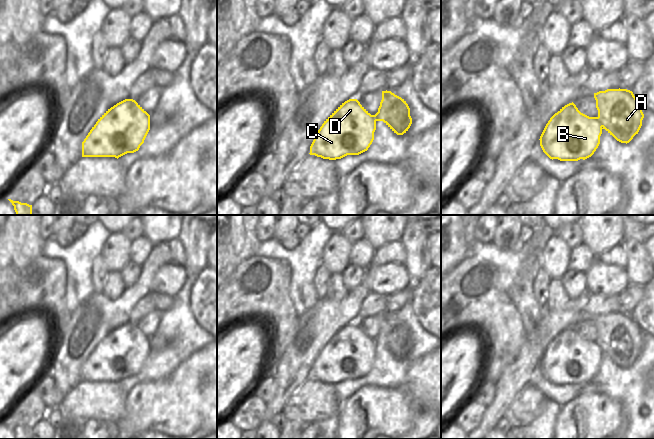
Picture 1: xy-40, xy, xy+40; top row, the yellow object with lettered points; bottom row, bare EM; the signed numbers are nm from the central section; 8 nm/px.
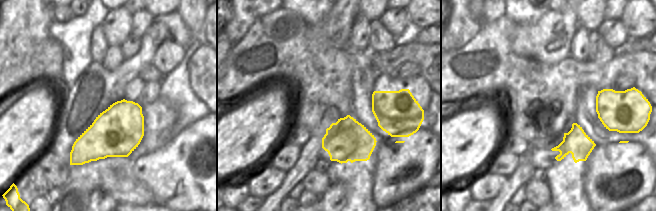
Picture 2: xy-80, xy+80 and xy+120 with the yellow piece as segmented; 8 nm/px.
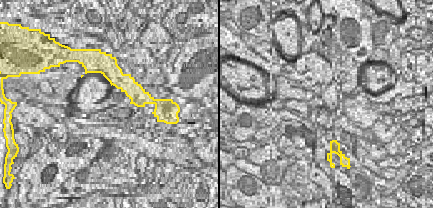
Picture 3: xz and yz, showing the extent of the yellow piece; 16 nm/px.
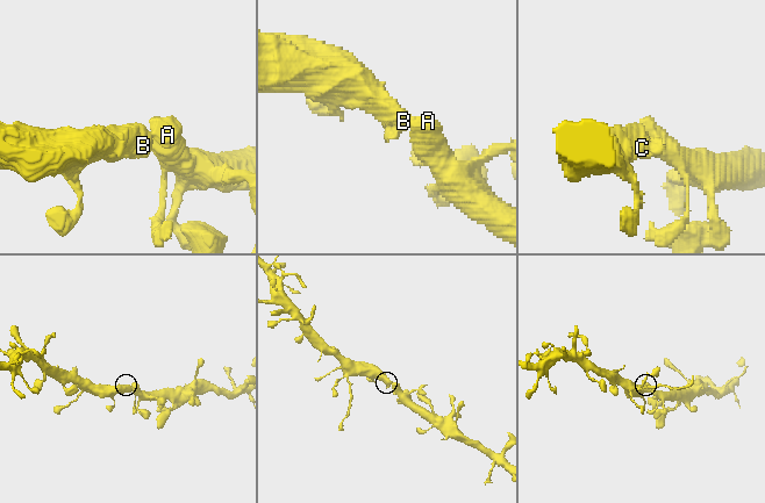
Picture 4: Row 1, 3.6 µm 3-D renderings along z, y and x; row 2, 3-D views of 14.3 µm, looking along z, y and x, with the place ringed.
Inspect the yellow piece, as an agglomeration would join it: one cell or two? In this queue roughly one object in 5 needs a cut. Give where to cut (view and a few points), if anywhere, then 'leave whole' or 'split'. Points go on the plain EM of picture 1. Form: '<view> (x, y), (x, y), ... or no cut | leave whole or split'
no cut | leave whole

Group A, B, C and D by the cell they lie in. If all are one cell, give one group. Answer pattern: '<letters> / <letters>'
A B C D

